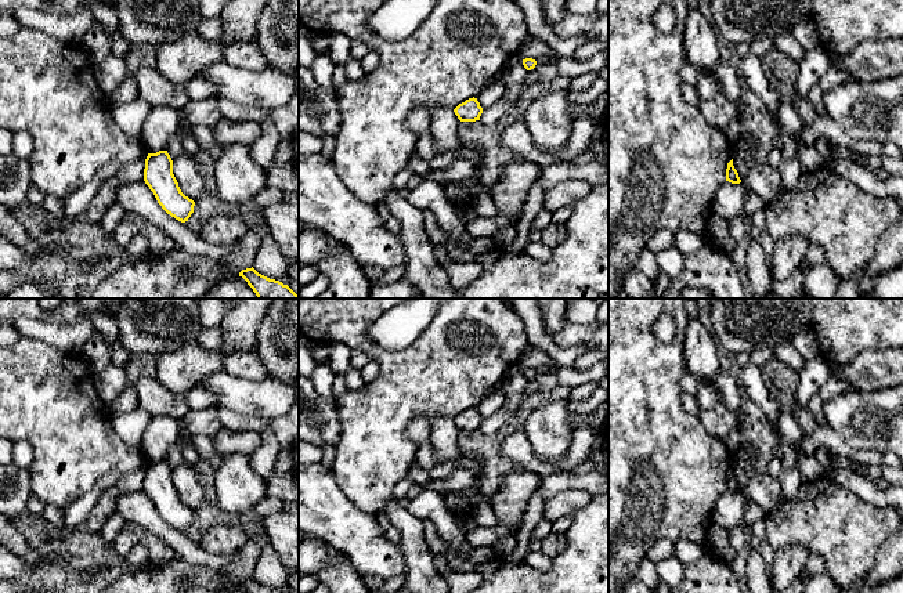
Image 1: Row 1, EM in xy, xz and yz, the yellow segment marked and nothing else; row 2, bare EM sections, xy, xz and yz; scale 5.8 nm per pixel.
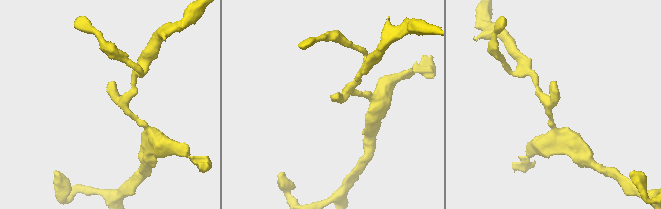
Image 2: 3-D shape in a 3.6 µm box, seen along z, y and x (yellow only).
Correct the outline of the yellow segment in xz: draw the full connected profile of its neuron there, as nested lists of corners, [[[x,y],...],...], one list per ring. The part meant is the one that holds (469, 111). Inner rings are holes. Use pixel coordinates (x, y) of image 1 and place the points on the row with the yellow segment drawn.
[[[473,97],[459,104],[454,112],[460,122],[476,122],[480,120],[483,108],[480,106],[477,98]]]

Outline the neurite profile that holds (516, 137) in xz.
[[[523,120],[513,123],[498,135],[498,144],[512,149],[516,155],[523,156],[541,169],[561,162],[555,153],[541,152]]]

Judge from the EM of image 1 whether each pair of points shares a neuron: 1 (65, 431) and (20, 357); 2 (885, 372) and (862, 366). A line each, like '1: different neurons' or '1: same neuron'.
1: same neuron
2: same neuron

